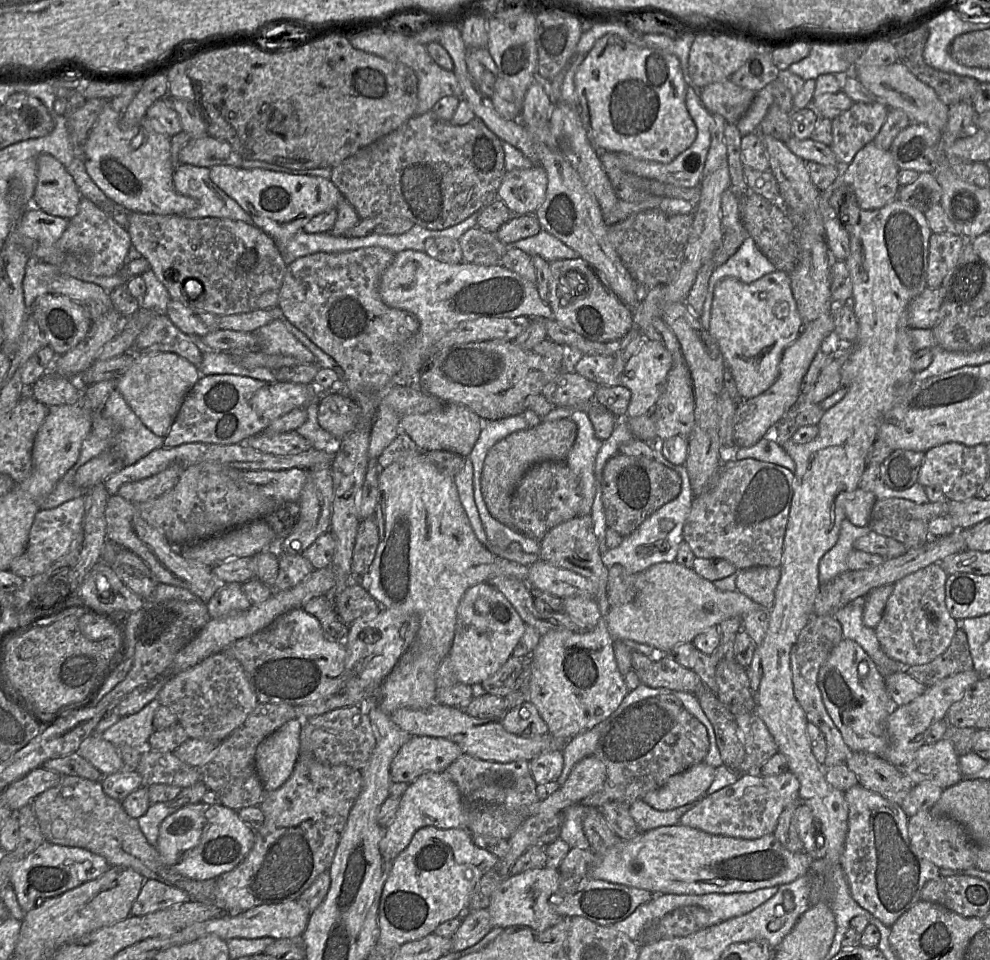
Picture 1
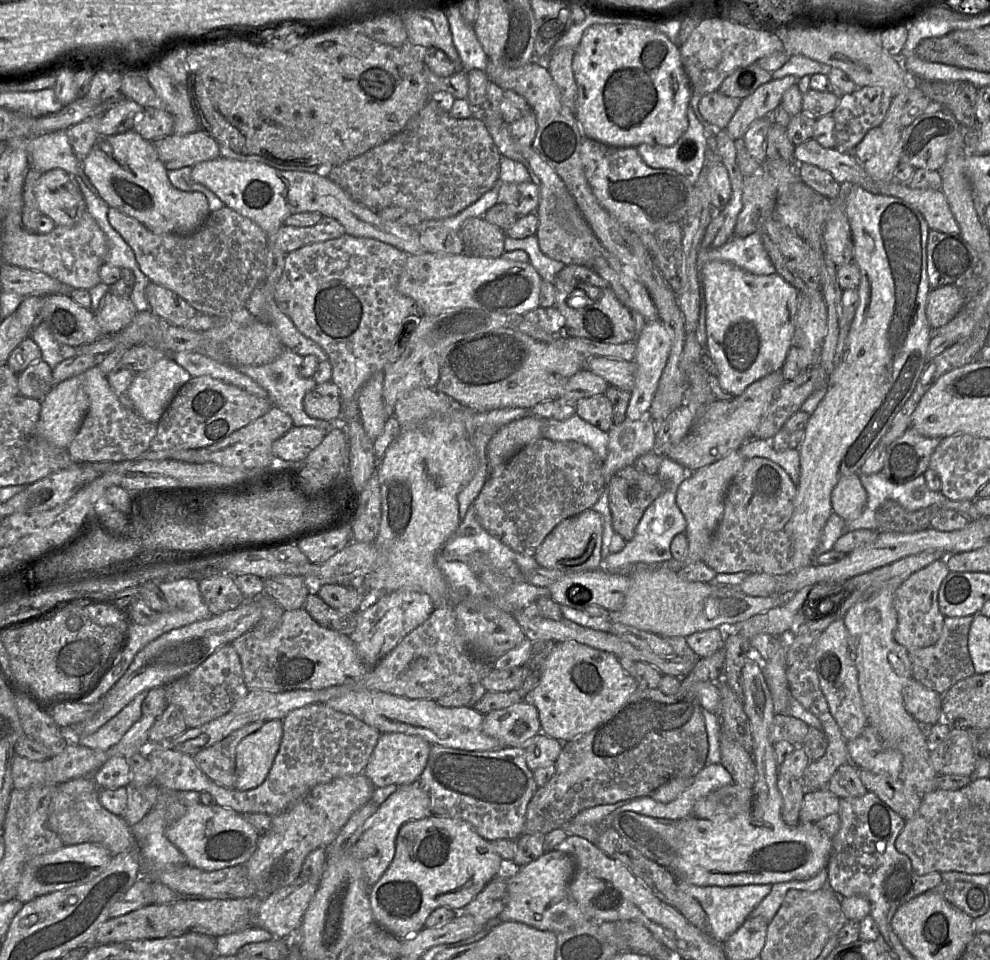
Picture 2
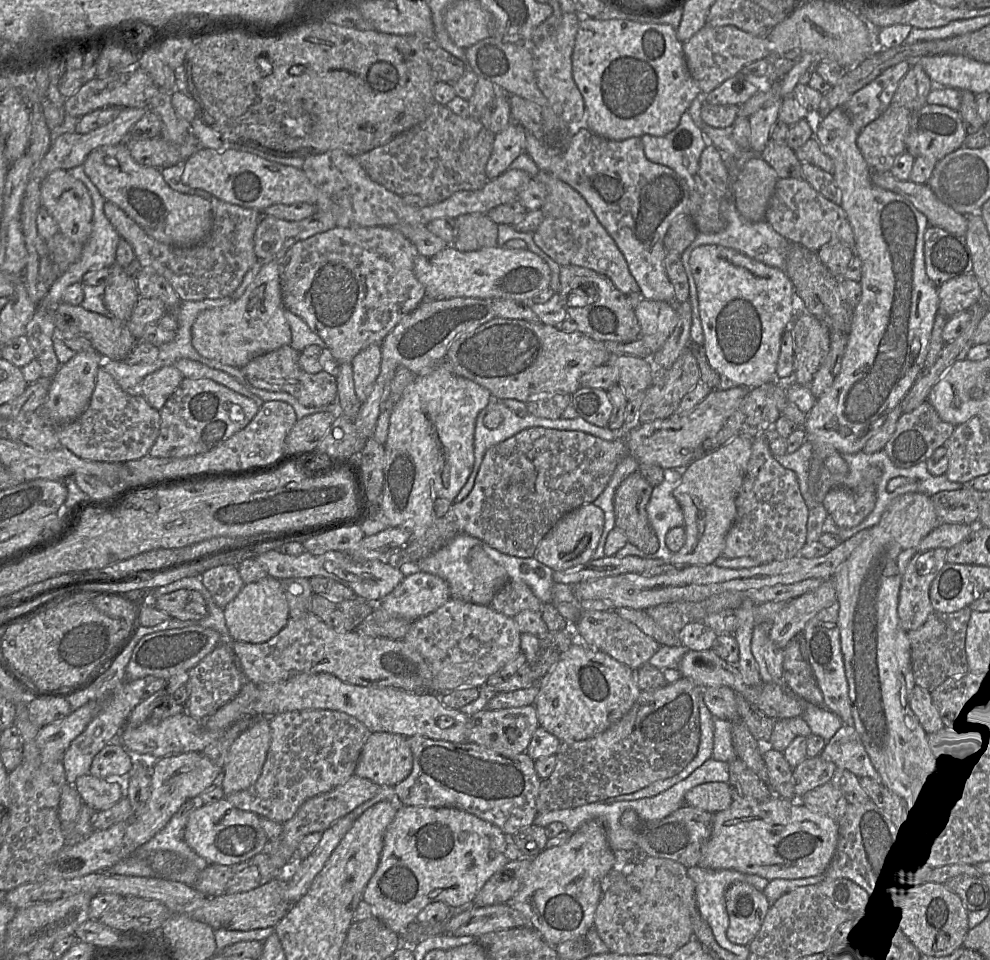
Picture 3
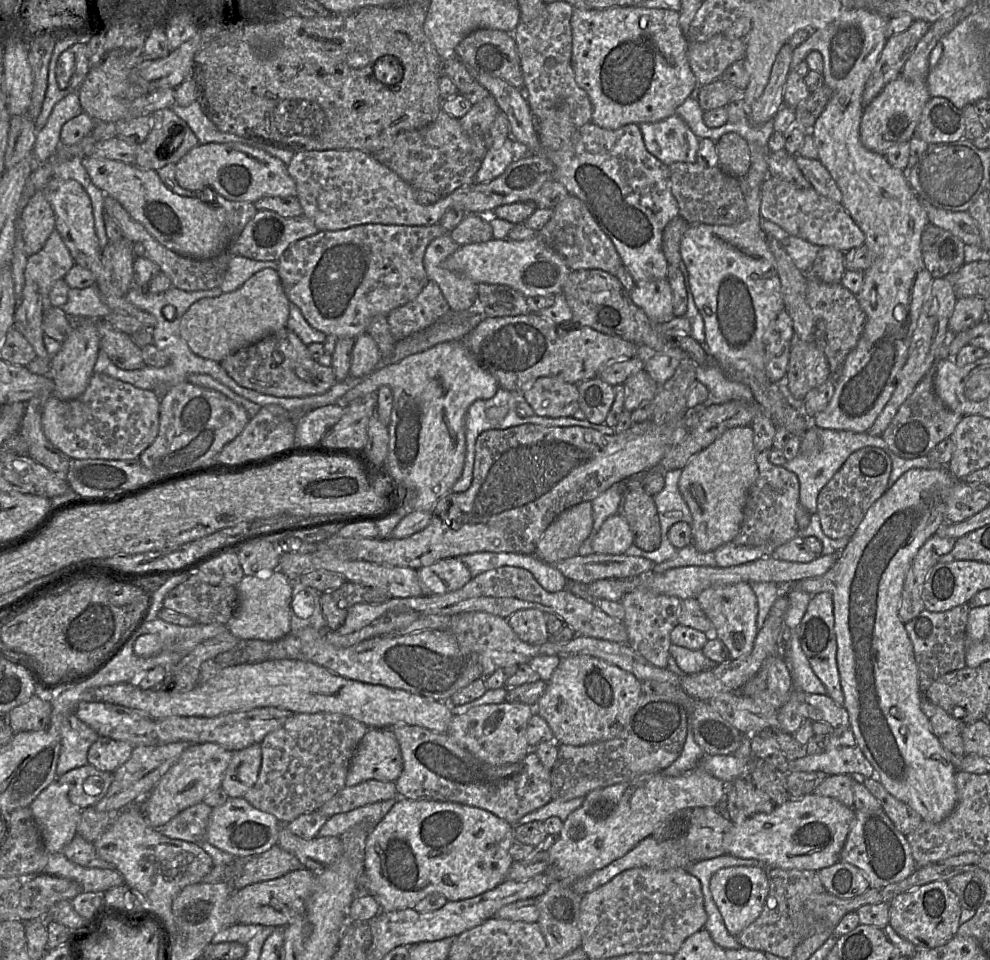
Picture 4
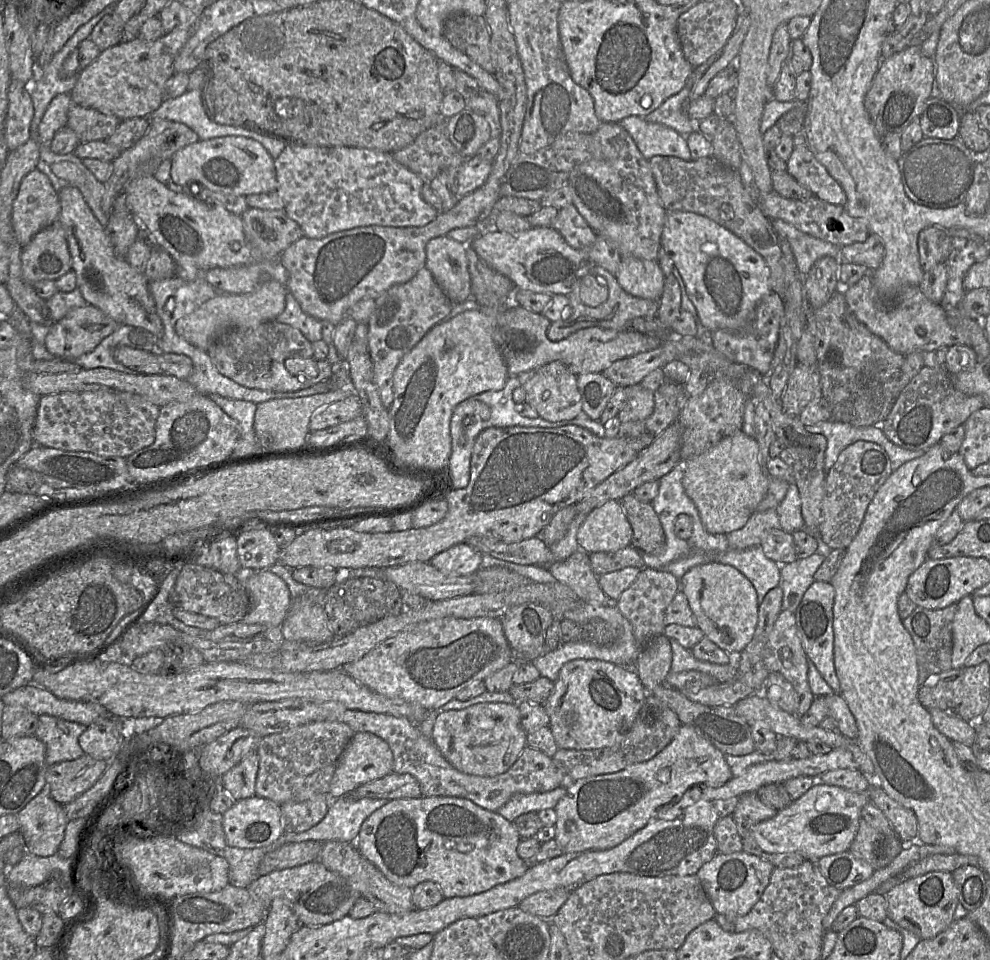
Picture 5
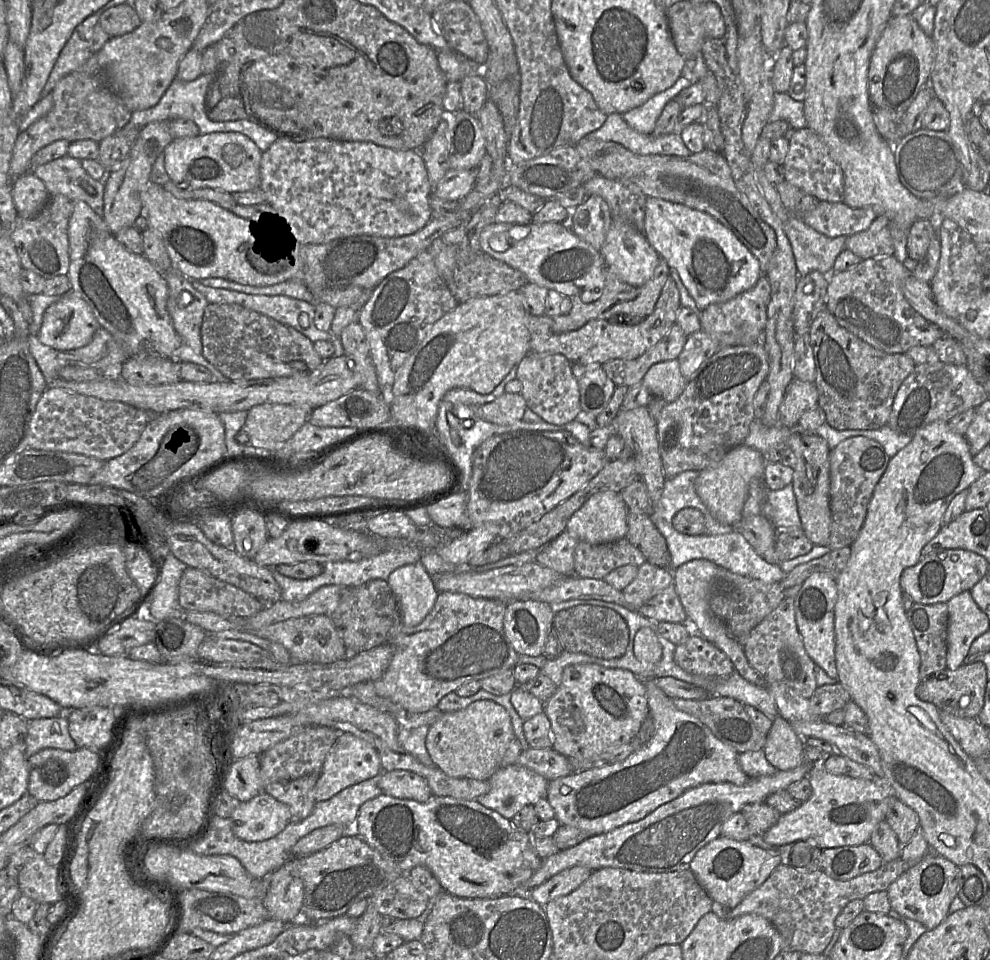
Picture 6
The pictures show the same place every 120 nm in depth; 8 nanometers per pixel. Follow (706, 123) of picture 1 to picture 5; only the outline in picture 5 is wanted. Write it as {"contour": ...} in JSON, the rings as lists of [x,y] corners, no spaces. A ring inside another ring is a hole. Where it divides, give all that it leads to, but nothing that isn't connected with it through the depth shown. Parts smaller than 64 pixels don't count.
{"contour":[[[628,116],[618,124],[630,134],[647,160],[654,156],[692,159],[686,139],[670,127],[648,122],[640,116]]]}

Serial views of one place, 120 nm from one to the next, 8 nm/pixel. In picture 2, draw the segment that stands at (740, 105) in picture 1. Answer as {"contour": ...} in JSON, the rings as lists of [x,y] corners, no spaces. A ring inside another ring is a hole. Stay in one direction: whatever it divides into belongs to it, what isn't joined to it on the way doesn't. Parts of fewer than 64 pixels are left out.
{"contour":[[[715,91],[701,96],[699,111],[710,126],[723,130],[727,128],[741,102],[742,99]]]}

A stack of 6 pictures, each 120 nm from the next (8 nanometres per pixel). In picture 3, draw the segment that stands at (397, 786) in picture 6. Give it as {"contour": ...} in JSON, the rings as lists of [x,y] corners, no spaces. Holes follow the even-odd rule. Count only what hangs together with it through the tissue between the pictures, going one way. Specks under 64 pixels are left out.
{"contour":[[[353,775],[344,784],[328,792],[309,798],[300,806],[291,819],[283,823],[283,831],[280,836],[275,840],[269,840],[263,851],[269,855],[272,864],[276,868],[286,868],[286,864],[296,857],[298,846],[306,835],[313,832],[323,833],[337,820],[373,798],[379,792],[380,788],[381,786],[367,778]]]}

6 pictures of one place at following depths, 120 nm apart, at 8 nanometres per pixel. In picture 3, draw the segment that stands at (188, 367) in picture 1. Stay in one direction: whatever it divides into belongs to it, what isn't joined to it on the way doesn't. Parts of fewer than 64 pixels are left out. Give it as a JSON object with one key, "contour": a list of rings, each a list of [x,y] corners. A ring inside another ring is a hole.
{"contour":[[[175,365],[164,366],[143,379],[141,395],[152,408],[160,412],[183,379]]]}

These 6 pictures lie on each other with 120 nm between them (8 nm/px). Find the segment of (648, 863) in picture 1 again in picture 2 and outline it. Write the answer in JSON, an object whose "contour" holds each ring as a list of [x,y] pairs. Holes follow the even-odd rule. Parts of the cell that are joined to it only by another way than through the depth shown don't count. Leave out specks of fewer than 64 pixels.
{"contour":[[[753,650],[741,669],[744,710],[751,724],[752,758],[756,766],[756,782],[752,788],[752,806],[749,811],[737,814],[723,822],[699,819],[694,816],[679,820],[682,821],[683,843],[669,869],[677,880],[697,886],[773,885],[794,880],[808,880],[827,867],[832,852],[833,840],[815,825],[789,826],[782,819],[783,798],[777,787],[779,765],[776,761],[774,743],[770,740],[770,728],[776,715],[772,696],[762,673],[762,663],[754,655]]]}

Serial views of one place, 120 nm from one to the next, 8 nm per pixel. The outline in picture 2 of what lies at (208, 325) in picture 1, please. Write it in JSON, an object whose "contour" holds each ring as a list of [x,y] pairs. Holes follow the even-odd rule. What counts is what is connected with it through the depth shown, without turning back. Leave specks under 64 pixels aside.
{"contour":[[[151,281],[145,288],[145,297],[149,303],[150,311],[168,325],[181,327],[198,314],[177,294]]]}

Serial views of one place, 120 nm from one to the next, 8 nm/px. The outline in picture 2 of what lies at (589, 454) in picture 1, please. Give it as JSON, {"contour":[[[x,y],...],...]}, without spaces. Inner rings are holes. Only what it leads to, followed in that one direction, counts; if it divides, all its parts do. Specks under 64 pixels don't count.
{"contour":[[[575,413],[567,420],[544,420],[542,435],[553,441],[576,441],[590,447],[601,461],[607,457],[609,434],[589,424]]]}

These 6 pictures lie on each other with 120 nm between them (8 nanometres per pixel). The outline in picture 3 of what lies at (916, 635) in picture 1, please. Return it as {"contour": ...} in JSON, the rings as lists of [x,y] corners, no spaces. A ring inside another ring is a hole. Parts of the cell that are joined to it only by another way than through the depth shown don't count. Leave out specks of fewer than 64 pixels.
{"contour":[[[937,548],[917,553],[906,567],[897,609],[899,623],[905,632],[920,628],[935,612],[930,601],[930,587],[946,564],[947,552]]]}

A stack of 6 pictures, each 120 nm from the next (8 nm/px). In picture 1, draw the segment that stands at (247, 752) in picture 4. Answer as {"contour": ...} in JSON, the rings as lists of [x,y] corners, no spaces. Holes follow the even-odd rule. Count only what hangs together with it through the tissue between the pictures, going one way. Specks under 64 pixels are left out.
{"contour":[[[292,719],[266,737],[255,753],[255,767],[266,792],[284,784],[300,755],[301,719]]]}

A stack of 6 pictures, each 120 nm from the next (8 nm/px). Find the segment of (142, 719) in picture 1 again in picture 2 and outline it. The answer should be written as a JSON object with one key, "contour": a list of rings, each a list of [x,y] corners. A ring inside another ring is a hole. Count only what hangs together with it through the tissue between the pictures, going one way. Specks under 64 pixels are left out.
{"contour":[[[148,692],[139,693],[119,713],[104,723],[94,733],[79,739],[78,745],[106,751],[117,744],[130,727],[143,715],[142,702]]]}

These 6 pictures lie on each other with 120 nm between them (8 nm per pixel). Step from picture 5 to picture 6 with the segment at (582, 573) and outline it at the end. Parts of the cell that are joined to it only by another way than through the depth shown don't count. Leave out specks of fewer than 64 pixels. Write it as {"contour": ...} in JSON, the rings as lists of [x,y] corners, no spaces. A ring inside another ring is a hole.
{"contour":[[[567,530],[555,539],[536,549],[535,562],[550,568],[562,577],[576,576],[574,574],[574,550],[578,540]]]}

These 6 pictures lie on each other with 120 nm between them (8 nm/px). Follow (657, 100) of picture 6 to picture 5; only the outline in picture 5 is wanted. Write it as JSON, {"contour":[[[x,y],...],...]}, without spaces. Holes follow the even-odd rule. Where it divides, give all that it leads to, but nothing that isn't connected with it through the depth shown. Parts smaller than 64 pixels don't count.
{"contour":[[[694,72],[690,74],[685,86],[676,94],[666,99],[657,109],[643,117],[646,121],[670,127],[685,139],[698,130],[696,122],[687,114],[687,98],[694,84]]]}

